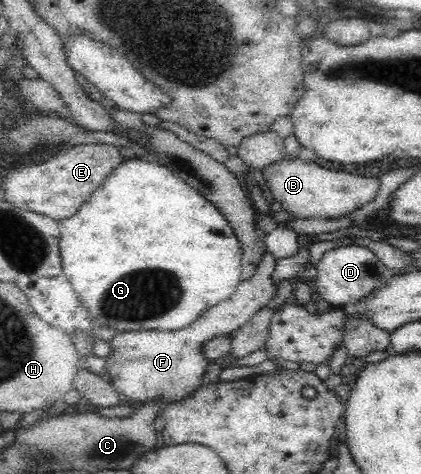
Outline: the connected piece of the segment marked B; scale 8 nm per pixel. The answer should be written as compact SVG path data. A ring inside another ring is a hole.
M287 156L265 169L256 177L270 202L281 203L283 211L299 219L343 219L353 211L375 201L381 189L377 177L361 177L345 171L331 171L317 163L305 161L301 156Z

